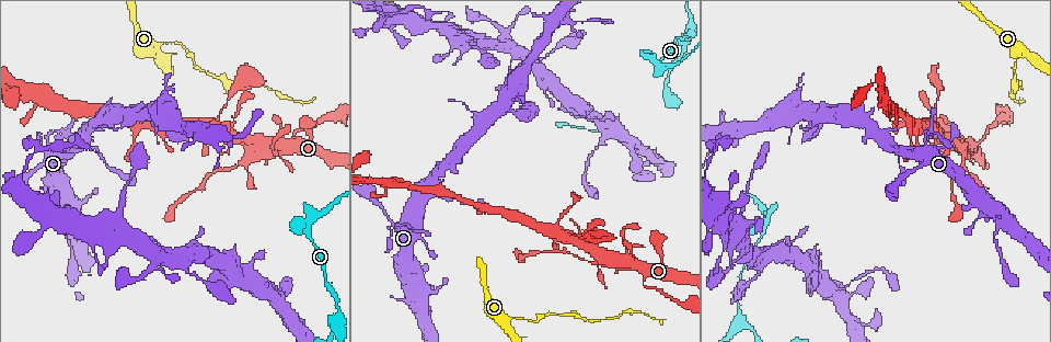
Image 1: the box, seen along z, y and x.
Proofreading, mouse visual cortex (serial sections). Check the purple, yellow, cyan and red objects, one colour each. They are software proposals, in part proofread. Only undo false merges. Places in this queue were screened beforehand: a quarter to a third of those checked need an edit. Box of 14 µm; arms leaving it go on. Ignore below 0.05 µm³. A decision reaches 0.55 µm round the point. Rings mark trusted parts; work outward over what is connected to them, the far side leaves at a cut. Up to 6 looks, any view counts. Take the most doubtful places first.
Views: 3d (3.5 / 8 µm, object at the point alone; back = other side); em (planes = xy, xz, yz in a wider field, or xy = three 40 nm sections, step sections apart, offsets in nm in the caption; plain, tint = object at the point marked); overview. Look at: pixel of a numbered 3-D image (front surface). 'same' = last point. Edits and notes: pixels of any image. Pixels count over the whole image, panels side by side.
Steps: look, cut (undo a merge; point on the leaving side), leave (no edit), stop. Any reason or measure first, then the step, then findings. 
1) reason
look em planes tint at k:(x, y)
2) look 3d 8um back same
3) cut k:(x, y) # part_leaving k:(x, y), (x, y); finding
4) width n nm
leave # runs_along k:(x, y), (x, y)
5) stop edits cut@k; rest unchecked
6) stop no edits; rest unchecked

abrupt turn
look em xy step 2 tint at 1:(308, 222)

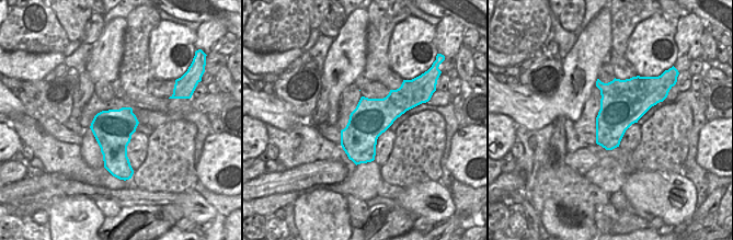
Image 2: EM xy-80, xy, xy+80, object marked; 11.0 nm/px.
see where the arms go
look 3d 3.5um back same

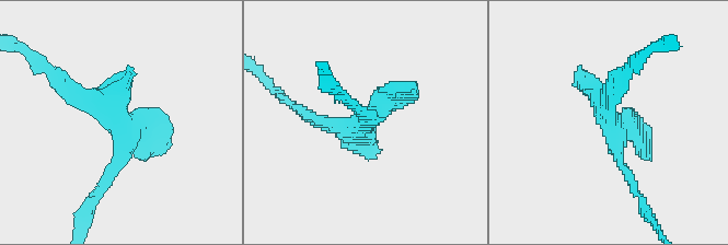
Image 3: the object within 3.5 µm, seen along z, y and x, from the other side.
leave # continuous, no second cell

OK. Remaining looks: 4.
a narrow waist
look 3d 8um at 1:(176, 41)

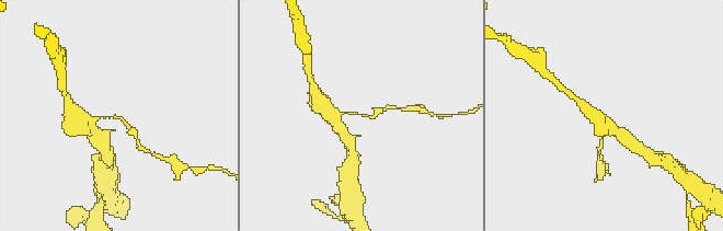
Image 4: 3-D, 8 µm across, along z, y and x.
closer look
look 3d 3.5um back at 4:(356, 112)

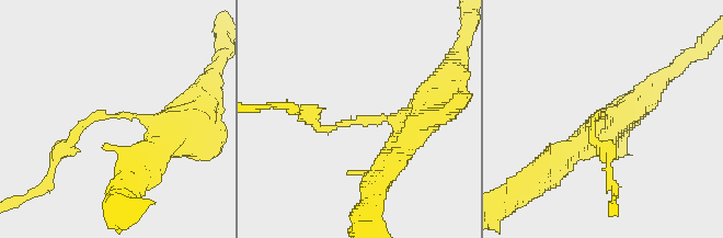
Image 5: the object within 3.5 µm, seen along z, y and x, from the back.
look em xy step 1 tint at 5:(109, 115)

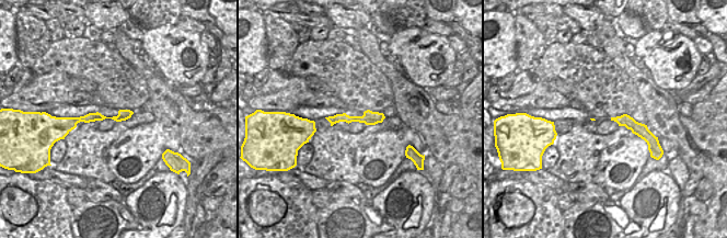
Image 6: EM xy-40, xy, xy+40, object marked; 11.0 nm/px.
arm_widths 150, 300 nm
cut 5:(346, 123) # border 6:(61, 126), (72, 128); two cells meet here

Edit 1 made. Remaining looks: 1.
stop edits cut@5; rest unchecked

